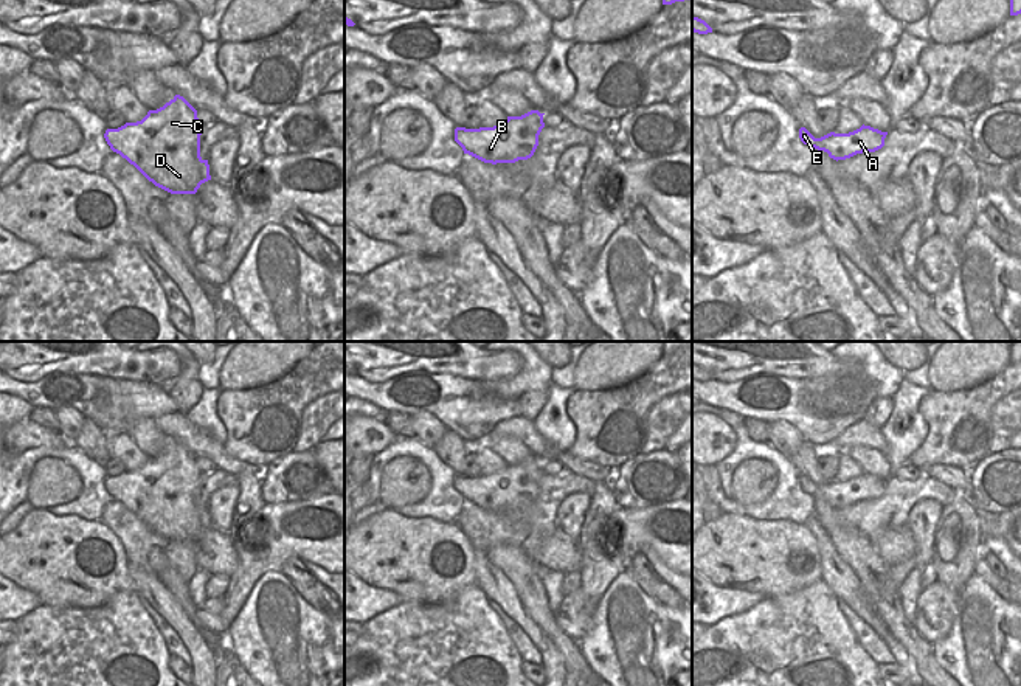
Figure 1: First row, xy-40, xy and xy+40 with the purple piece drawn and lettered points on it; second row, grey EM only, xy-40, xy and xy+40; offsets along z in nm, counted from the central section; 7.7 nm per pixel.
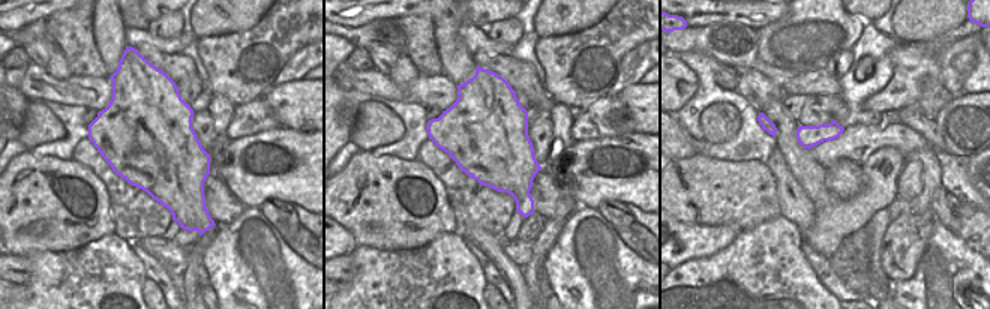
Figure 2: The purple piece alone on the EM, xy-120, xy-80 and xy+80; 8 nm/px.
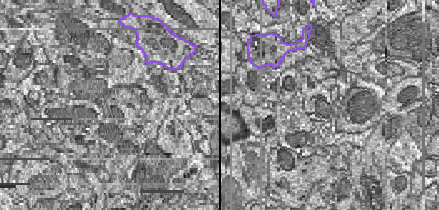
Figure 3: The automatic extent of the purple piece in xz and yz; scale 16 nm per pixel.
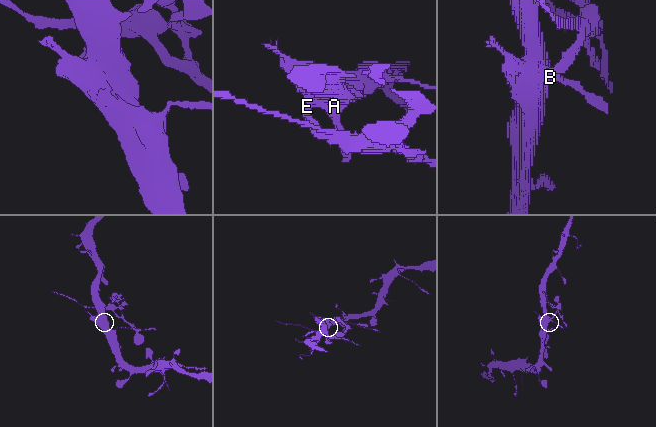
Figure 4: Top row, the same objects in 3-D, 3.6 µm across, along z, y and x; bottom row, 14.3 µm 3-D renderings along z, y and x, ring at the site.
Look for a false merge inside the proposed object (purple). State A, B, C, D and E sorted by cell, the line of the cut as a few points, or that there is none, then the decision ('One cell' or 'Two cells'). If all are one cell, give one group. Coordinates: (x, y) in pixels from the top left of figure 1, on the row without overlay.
Groups: A B C D / E. Split along xy+40 (815, 486), (809, 492). Two cells.

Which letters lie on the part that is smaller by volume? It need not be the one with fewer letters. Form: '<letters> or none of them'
E

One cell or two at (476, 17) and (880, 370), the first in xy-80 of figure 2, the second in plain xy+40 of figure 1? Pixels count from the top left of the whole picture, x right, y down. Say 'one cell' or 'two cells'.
two cells

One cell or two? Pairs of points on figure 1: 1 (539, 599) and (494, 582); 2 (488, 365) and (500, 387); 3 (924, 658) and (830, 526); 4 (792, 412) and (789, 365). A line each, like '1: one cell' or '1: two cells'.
1: two cells
2: two cells
3: one cell
4: two cells

